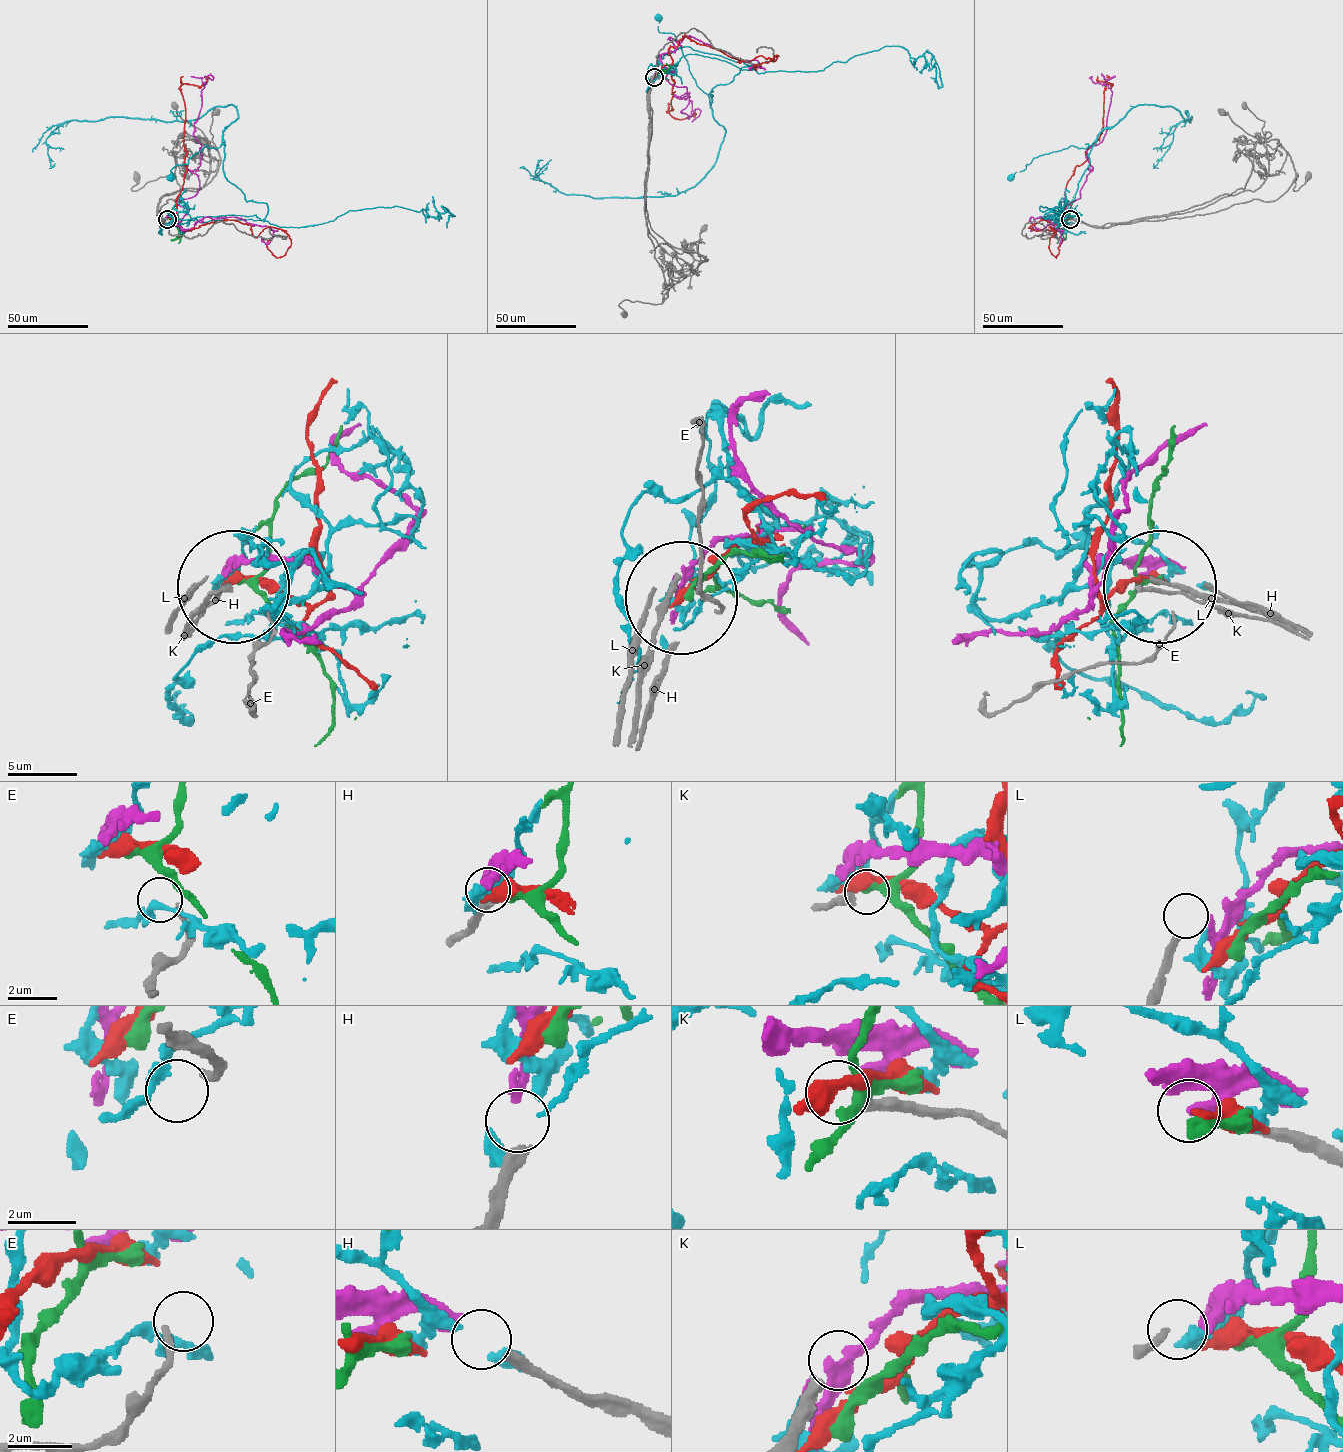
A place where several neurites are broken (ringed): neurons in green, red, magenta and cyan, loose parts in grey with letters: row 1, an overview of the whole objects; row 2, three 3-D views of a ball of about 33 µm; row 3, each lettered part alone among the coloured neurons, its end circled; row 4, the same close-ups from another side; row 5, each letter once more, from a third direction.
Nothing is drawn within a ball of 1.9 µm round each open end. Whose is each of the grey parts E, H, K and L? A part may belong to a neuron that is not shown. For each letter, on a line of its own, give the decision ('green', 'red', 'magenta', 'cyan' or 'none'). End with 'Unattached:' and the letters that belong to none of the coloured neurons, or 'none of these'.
E: none
H: none
K: none
L: none
Unattached: E, H, K, L

